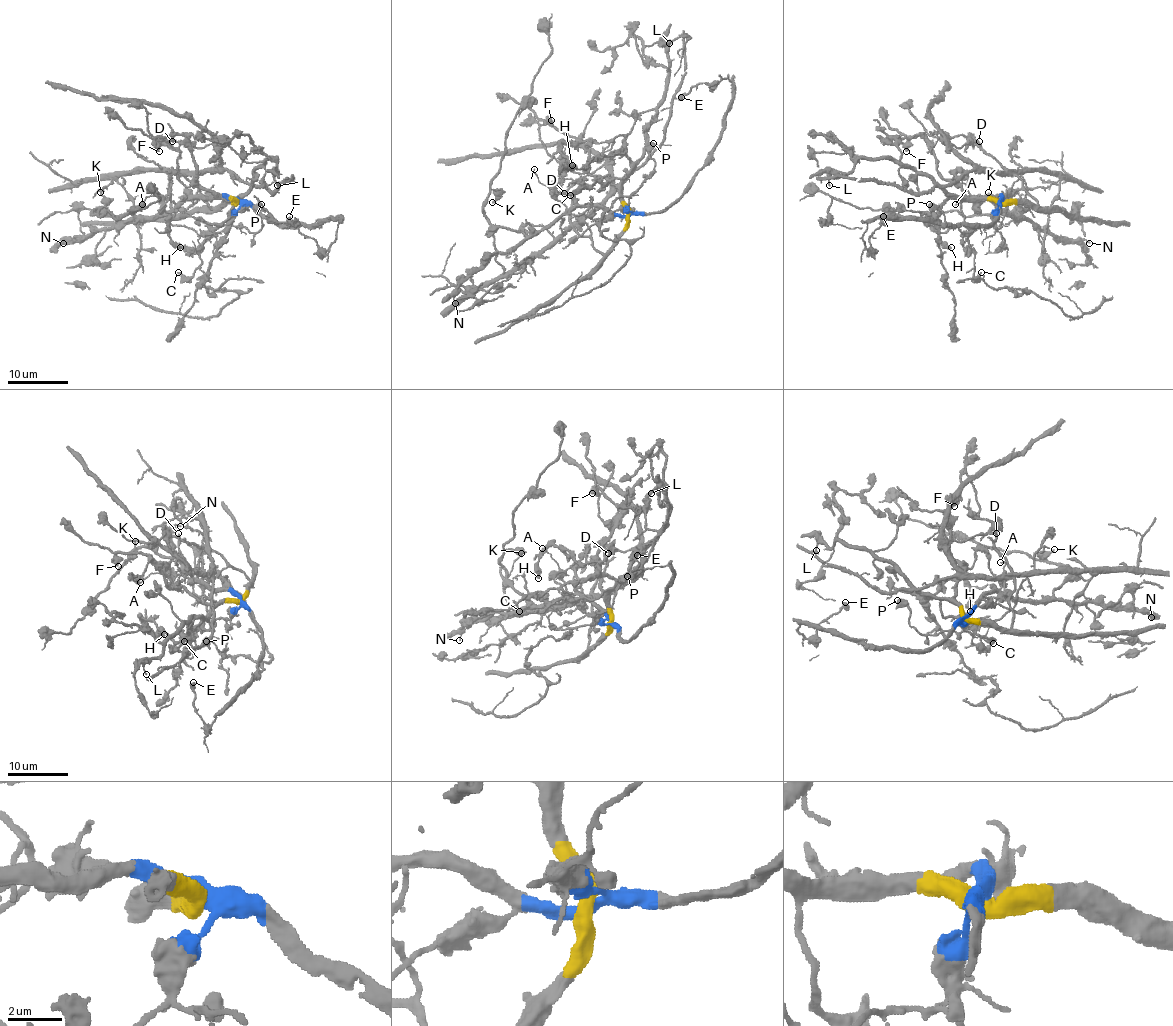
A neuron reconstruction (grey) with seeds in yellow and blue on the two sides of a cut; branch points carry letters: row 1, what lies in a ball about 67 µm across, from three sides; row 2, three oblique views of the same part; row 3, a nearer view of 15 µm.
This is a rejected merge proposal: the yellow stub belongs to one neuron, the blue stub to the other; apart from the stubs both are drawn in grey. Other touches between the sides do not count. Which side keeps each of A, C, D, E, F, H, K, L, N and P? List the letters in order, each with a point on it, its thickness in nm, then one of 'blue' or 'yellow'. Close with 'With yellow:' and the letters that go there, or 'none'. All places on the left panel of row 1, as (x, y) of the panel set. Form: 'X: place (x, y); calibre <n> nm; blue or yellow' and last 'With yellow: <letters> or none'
A: place (142, 204); calibre 130 nm; blue
C: place (178, 272); calibre 180 nm; yellow
D: place (172, 141); calibre 150 nm; yellow
E: place (289, 216); calibre 400 nm; blue
F: place (159, 151); calibre 500 nm; yellow
H: place (180, 247); calibre 440 nm; yellow
K: place (100, 192); calibre 190 nm; blue
L: place (277, 185); calibre 140 nm; yellow
N: place (63, 243); calibre 130 nm; blue
P: place (261, 204); calibre 650 nm; blue
With yellow: C, D, F, H, L

